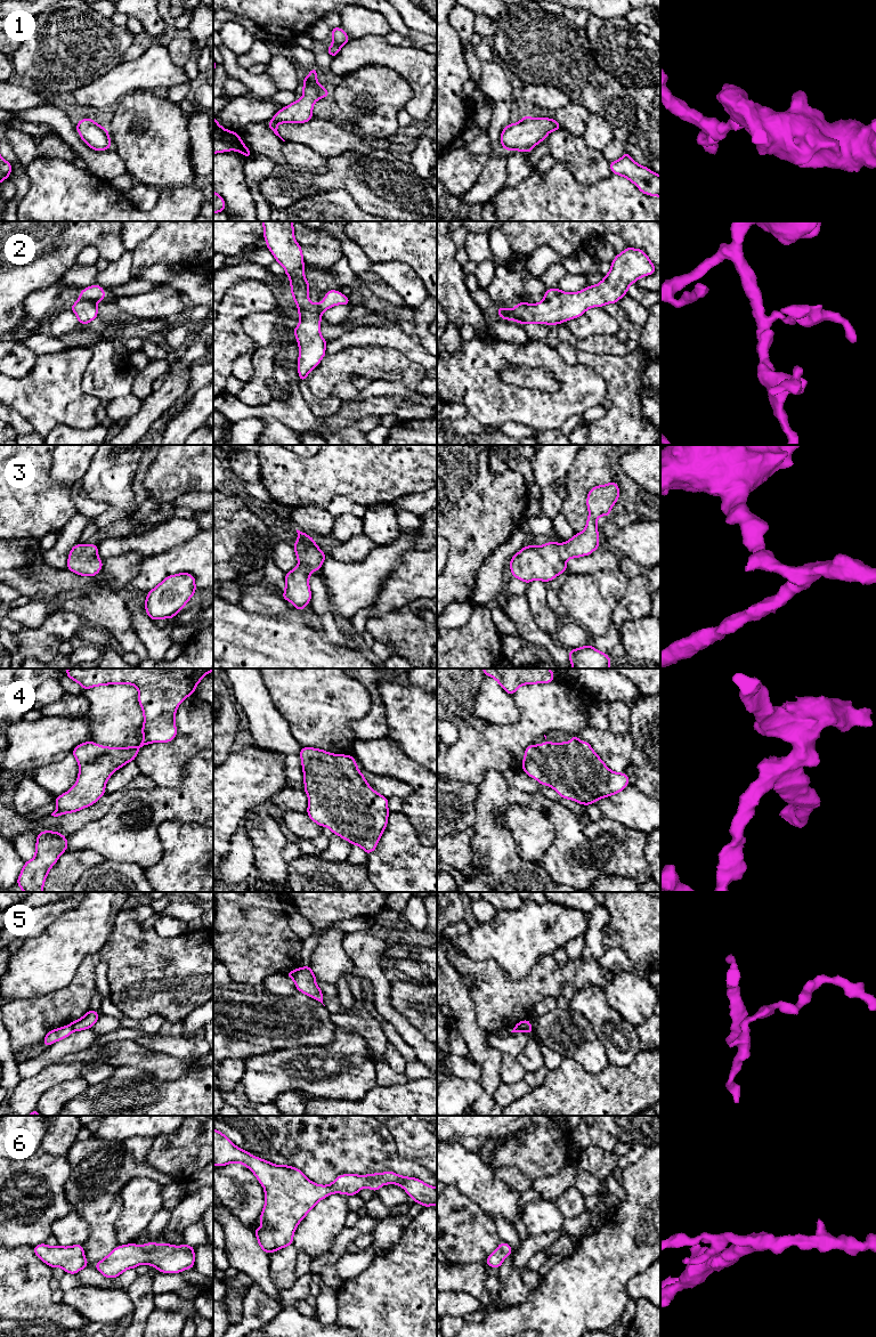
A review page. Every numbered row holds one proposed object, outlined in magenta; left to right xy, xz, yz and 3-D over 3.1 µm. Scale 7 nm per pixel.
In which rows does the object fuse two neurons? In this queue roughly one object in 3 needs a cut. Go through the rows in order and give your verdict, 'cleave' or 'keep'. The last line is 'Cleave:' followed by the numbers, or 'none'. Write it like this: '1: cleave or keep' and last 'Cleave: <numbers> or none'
1: keep
2: keep
3: keep
4: keep
5: cleave
6: keep
Cleave: 5

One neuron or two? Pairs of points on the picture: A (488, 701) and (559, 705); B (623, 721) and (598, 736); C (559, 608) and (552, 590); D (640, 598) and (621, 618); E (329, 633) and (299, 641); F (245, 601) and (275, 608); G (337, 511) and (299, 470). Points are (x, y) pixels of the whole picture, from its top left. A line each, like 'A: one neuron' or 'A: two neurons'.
A: two neurons
B: two neurons
C: one neuron
D: one neuron
E: two neurons
F: one neuron
G: two neurons

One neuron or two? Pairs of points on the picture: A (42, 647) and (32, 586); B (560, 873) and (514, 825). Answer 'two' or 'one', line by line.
A: two
B: two

